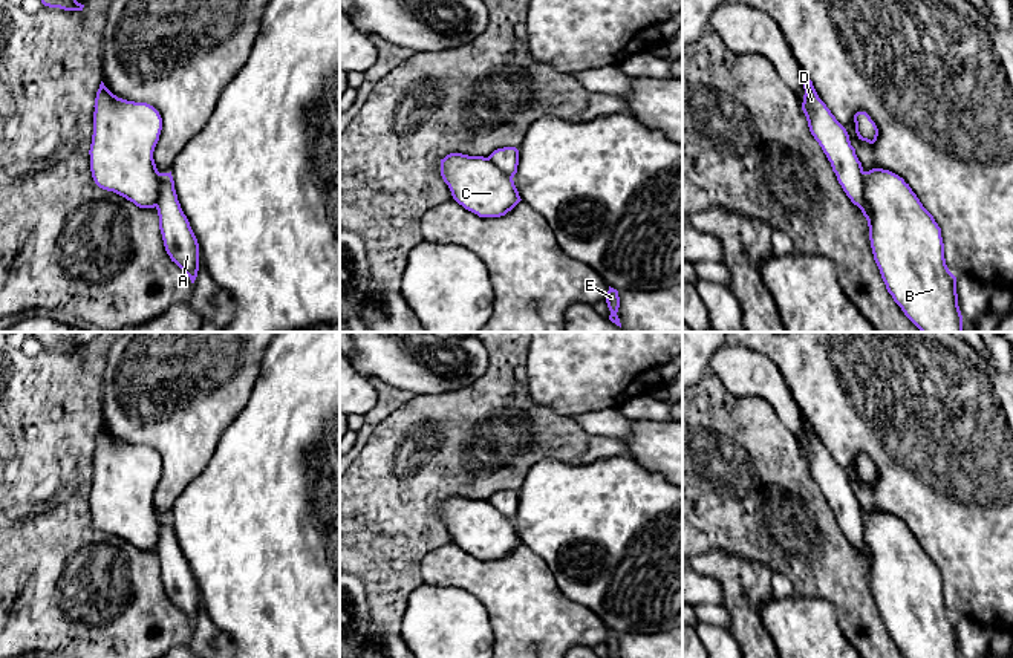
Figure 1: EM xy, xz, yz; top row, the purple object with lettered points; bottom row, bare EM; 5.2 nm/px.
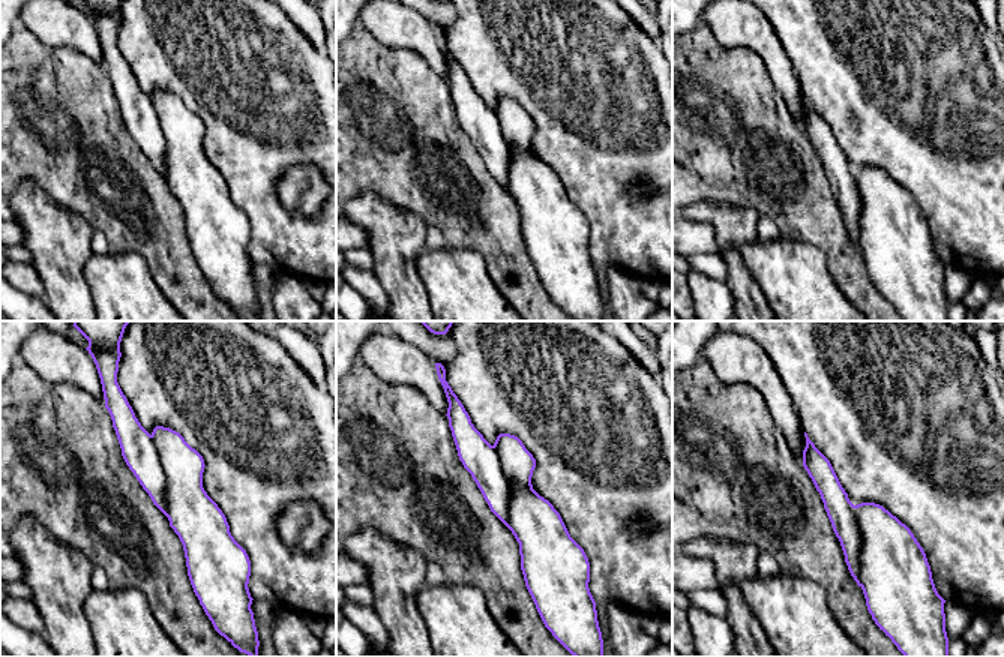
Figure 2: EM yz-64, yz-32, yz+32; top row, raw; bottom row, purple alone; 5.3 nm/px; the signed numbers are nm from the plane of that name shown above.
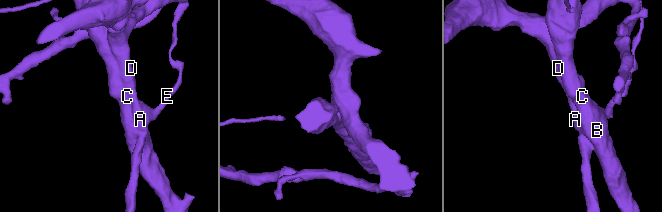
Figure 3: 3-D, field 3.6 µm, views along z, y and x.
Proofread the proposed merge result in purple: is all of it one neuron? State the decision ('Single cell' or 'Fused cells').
Fused cells

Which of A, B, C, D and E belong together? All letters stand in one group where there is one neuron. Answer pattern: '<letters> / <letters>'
A D / B C E

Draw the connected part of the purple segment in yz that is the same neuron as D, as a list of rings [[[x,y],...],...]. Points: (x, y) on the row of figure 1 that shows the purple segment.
[[[803,75],[803,89],[802,110],[809,132],[831,162],[843,191],[862,210],[869,226],[871,210],[865,200],[863,167],[855,155],[855,148],[851,145],[849,135],[819,98],[813,81],[806,75]]]

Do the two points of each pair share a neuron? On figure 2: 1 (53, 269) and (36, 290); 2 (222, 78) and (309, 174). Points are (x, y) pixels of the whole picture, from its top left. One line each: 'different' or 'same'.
1: different
2: different

